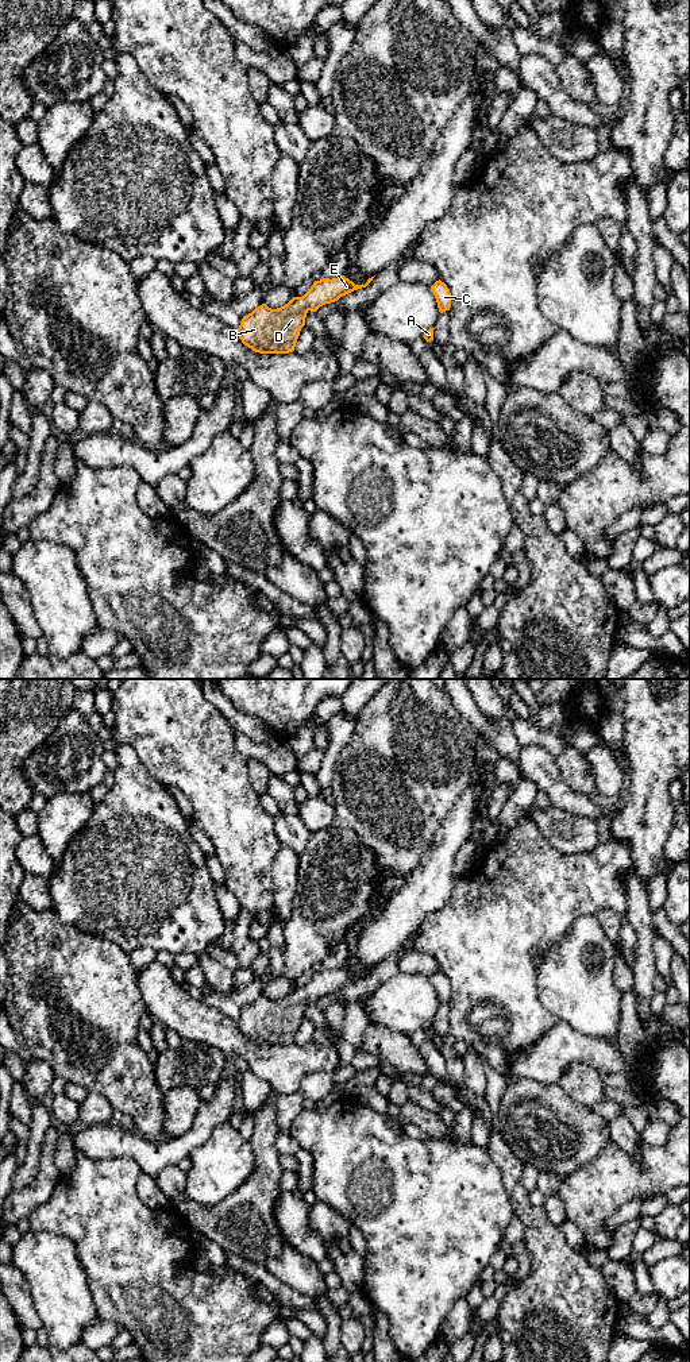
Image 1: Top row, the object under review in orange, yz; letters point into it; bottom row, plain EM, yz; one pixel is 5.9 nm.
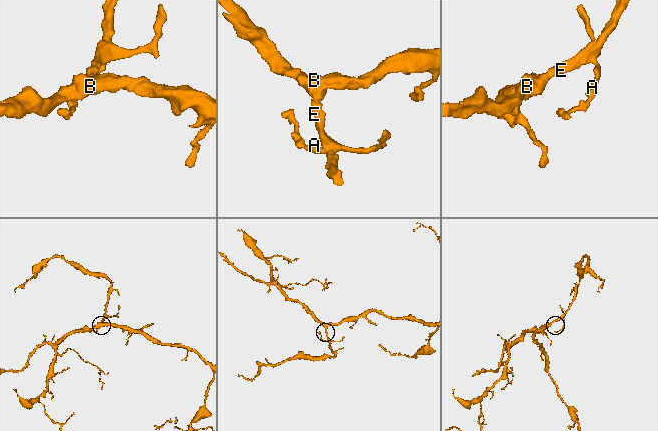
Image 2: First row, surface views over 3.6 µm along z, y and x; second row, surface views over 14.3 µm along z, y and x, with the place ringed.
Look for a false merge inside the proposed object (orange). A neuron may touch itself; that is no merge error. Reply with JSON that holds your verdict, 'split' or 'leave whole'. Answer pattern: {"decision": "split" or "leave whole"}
{"decision": "leave whole"}

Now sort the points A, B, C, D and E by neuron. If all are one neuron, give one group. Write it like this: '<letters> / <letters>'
A B C D E

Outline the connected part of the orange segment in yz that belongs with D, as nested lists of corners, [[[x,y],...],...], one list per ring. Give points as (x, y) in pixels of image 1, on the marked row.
[[[344,275],[332,279],[323,278],[315,281],[302,297],[293,297],[281,308],[271,309],[262,304],[242,319],[236,329],[239,339],[259,354],[293,352],[309,310],[316,312],[325,304],[366,288],[373,278],[369,278],[365,285],[355,285]]]

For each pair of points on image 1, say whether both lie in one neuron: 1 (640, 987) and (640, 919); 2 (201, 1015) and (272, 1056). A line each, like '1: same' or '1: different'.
1: same
2: same

